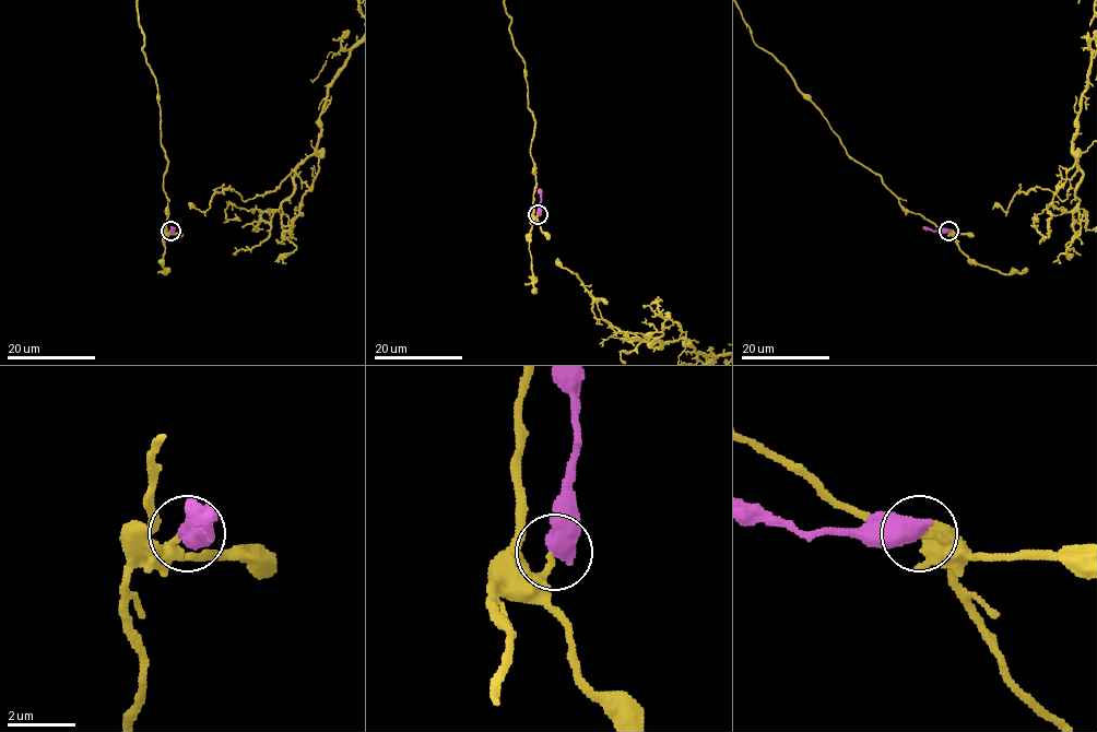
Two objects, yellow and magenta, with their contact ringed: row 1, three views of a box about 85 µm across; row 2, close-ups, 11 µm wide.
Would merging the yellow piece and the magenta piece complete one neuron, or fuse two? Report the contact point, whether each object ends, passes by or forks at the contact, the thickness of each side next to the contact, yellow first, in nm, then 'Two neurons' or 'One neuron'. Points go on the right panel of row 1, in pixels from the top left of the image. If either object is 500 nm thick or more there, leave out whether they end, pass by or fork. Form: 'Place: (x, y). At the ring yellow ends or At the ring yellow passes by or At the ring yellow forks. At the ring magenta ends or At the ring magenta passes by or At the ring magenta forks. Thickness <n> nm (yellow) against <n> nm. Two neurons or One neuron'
Place: (948, 231). Thickness 180 nm (yellow) against 650 nm. Two neurons

